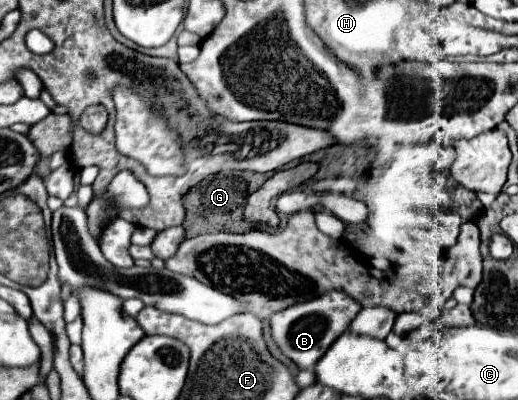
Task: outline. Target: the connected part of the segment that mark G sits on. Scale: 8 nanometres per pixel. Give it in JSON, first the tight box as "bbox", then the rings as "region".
{"bbox":[183,171,271,237],"region":[[[223,171],[217,175],[209,175],[205,177],[199,185],[195,185],[185,197],[183,197],[183,205],[187,211],[187,217],[183,221],[185,227],[185,237],[195,237],[201,233],[215,233],[215,231],[231,231],[231,233],[245,233],[249,229],[253,229],[255,225],[245,223],[241,219],[243,207],[247,197],[257,191],[267,179],[271,177],[271,173],[251,173],[251,171]]]}

